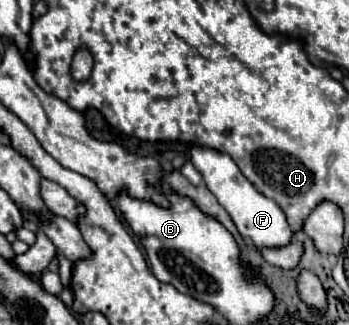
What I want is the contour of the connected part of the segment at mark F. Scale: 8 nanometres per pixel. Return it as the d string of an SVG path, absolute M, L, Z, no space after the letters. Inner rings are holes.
M193 147L191 161L193 161L195 169L199 169L199 173L203 175L207 189L217 197L217 201L231 215L239 233L243 237L249 237L255 247L277 249L277 247L285 247L291 243L293 231L287 223L283 209L273 199L267 199L261 191L257 191L253 187L253 183L245 179L245 175L239 171L235 161L227 153L221 153L221 151L209 149L209 147Z

